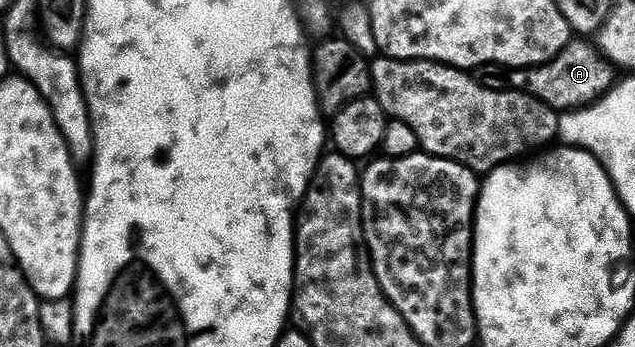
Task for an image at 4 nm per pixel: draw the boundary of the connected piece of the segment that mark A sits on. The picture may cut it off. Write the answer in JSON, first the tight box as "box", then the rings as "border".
{"box":[477,39,617,111],"border":[[[575,39],[567,46],[561,55],[550,61],[548,65],[536,65],[534,69],[508,69],[506,65],[485,65],[478,70],[477,79],[481,87],[489,87],[493,91],[511,89],[515,93],[527,93],[530,97],[541,99],[549,107],[556,111],[570,111],[572,109],[582,109],[583,106],[591,104],[592,101],[599,100],[603,94],[608,93],[617,81],[617,70],[594,44],[586,45],[586,40]]]}

